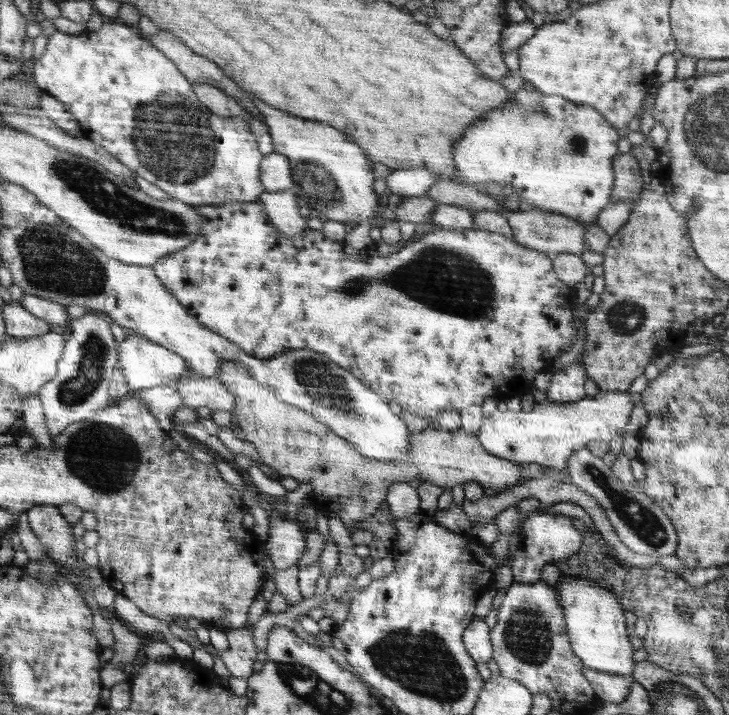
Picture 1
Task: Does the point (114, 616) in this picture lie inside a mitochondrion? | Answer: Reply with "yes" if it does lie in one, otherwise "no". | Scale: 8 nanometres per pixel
no

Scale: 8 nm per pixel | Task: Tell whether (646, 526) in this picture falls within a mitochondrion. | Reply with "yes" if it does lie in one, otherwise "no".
yes

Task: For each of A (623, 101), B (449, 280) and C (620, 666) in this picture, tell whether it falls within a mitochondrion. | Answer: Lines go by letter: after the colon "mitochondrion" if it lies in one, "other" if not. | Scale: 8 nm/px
A: other
B: mitochondrion
C: other

